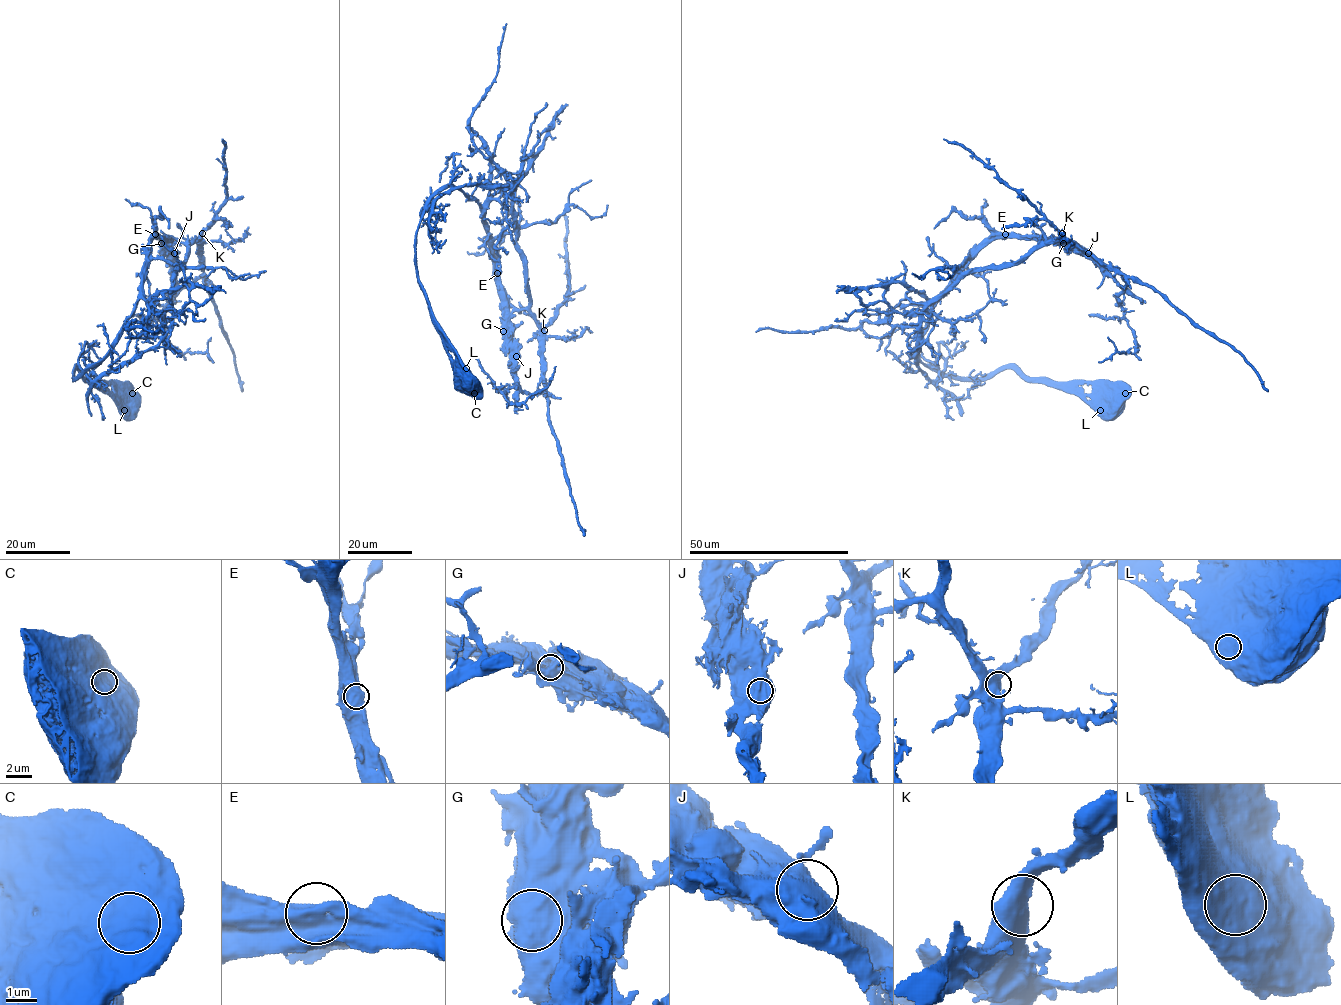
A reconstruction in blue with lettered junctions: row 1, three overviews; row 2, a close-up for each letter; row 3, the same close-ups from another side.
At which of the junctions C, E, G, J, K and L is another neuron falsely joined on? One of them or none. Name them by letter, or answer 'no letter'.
E

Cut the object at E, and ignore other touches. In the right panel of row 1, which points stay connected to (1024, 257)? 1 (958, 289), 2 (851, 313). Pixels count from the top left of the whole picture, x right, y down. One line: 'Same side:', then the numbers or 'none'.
Same side: 1, 2

